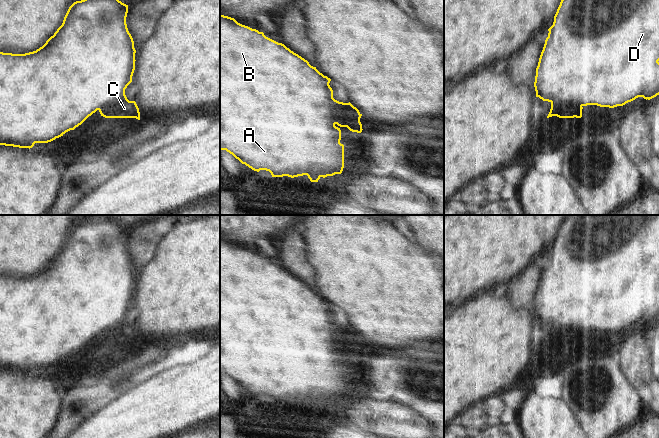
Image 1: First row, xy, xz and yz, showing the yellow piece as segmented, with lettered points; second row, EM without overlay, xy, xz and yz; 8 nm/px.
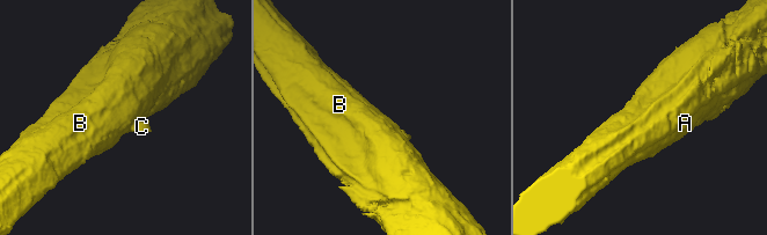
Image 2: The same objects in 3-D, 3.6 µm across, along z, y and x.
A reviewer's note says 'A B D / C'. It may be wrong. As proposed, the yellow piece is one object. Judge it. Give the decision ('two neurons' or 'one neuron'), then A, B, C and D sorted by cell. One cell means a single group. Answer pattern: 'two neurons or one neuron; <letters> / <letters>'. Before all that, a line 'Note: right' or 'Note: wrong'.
Note: wrong
one neuron; A B C D

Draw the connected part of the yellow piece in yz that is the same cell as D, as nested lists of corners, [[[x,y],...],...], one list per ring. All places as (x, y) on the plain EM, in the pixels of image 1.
[[[568,215],[561,224],[553,249],[548,255],[534,306],[536,321],[551,327],[547,342],[552,340],[581,342],[582,333],[587,329],[614,332],[623,330],[638,321],[650,324],[659,319],[659,215]]]

